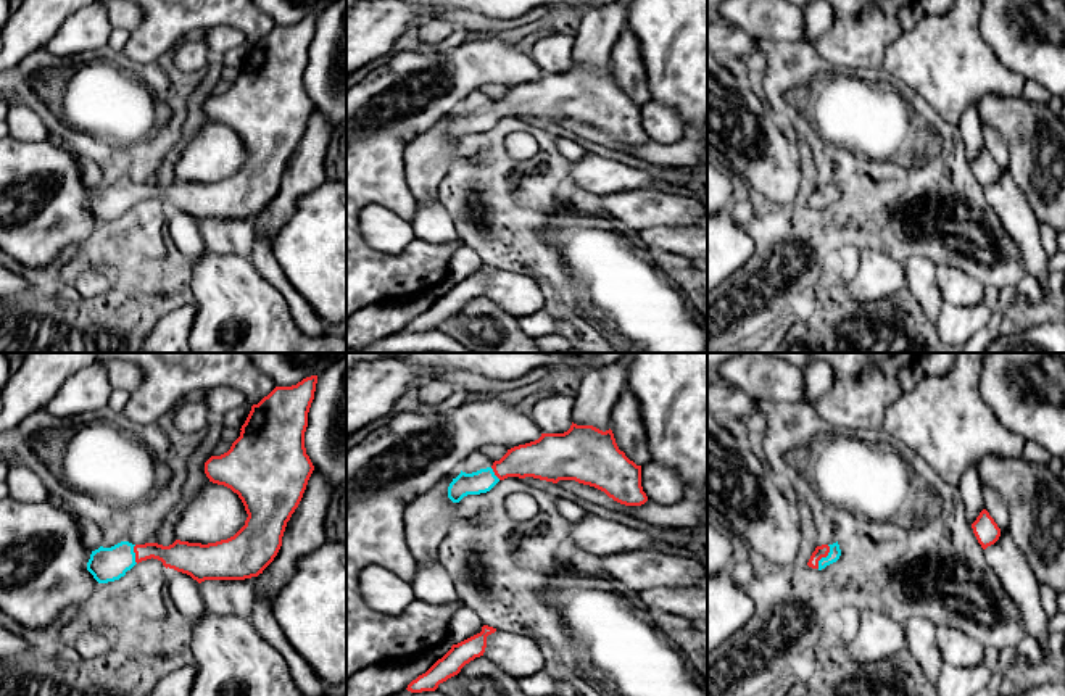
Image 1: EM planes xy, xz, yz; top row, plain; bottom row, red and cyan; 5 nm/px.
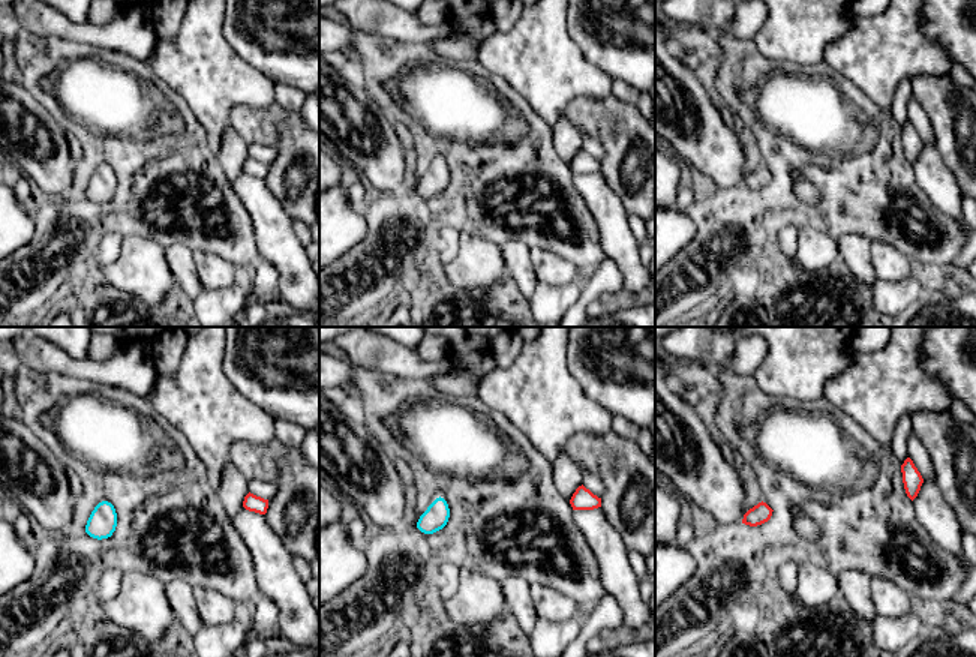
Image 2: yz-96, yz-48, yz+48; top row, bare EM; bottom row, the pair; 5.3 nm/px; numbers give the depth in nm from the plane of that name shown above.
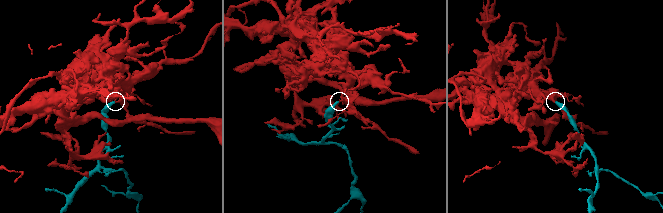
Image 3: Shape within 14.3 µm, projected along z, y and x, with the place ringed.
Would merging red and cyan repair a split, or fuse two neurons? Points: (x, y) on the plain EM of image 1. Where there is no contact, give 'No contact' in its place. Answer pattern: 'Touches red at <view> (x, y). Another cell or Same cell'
Touches red at yz (824, 195). Same cell

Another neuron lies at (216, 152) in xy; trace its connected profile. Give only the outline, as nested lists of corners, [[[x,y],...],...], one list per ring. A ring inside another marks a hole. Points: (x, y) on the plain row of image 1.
[[[206,122],[182,151],[176,177],[189,182],[216,182],[234,176],[248,153],[237,132],[218,122]]]

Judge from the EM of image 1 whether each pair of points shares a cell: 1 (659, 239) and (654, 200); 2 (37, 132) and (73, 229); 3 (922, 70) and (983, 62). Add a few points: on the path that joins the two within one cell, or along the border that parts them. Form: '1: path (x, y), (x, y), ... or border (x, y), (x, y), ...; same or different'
1: path (659, 229), (659, 218), (654, 210); same
2: border (49, 137), (42, 140), (16, 140); different
3: path (936, 66), (969, 66); same

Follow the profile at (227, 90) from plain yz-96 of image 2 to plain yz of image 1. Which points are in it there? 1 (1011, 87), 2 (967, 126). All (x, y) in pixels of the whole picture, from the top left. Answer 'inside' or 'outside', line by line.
1: inside
2: outside

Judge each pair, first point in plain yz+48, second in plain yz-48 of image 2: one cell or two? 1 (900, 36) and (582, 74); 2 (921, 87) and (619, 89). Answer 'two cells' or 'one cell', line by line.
1: one cell
2: two cells

